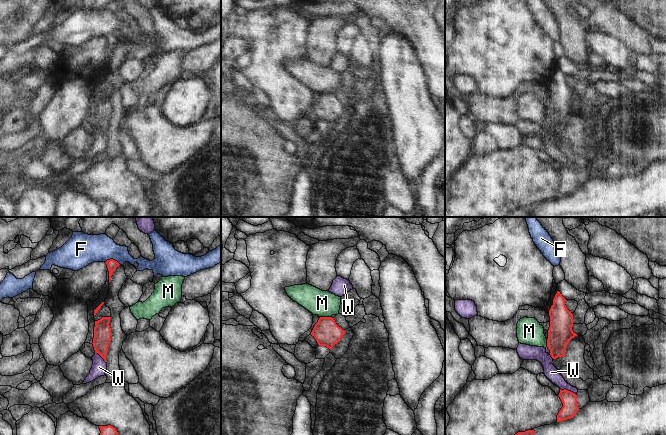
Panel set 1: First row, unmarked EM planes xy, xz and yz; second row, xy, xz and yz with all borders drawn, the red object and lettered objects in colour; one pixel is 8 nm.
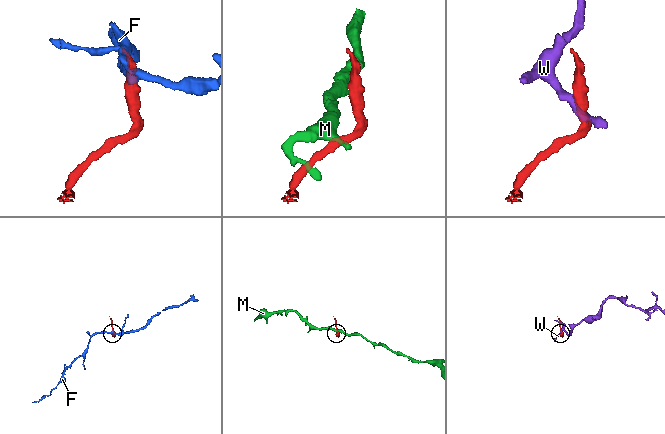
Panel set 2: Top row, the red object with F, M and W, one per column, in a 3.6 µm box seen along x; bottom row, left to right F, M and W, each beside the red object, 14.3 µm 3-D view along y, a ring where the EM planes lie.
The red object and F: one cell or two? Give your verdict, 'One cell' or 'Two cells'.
Two cells.

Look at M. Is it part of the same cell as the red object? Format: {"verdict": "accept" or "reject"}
{"verdict": "reject"}

